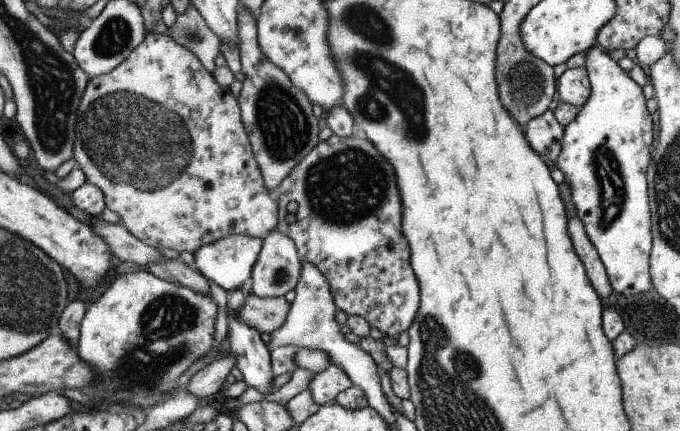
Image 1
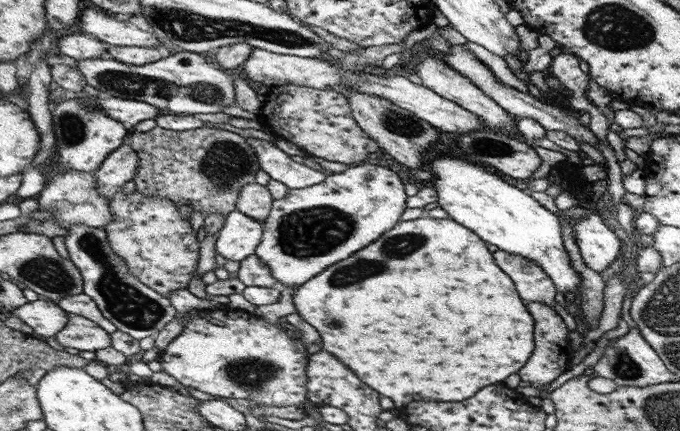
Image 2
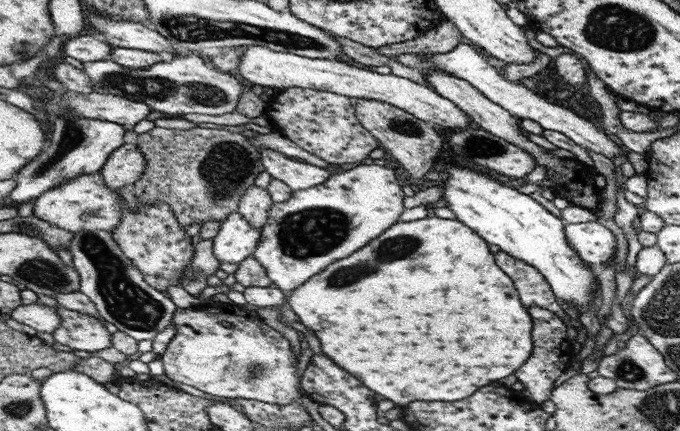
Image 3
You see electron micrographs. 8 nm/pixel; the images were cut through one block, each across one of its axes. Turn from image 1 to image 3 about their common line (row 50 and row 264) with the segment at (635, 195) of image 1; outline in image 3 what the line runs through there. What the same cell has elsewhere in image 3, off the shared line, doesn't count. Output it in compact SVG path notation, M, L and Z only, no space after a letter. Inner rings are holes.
M597 220L566 223L565 237L578 257L590 264L592 270L605 267L606 261L610 261L617 250L614 234Z

